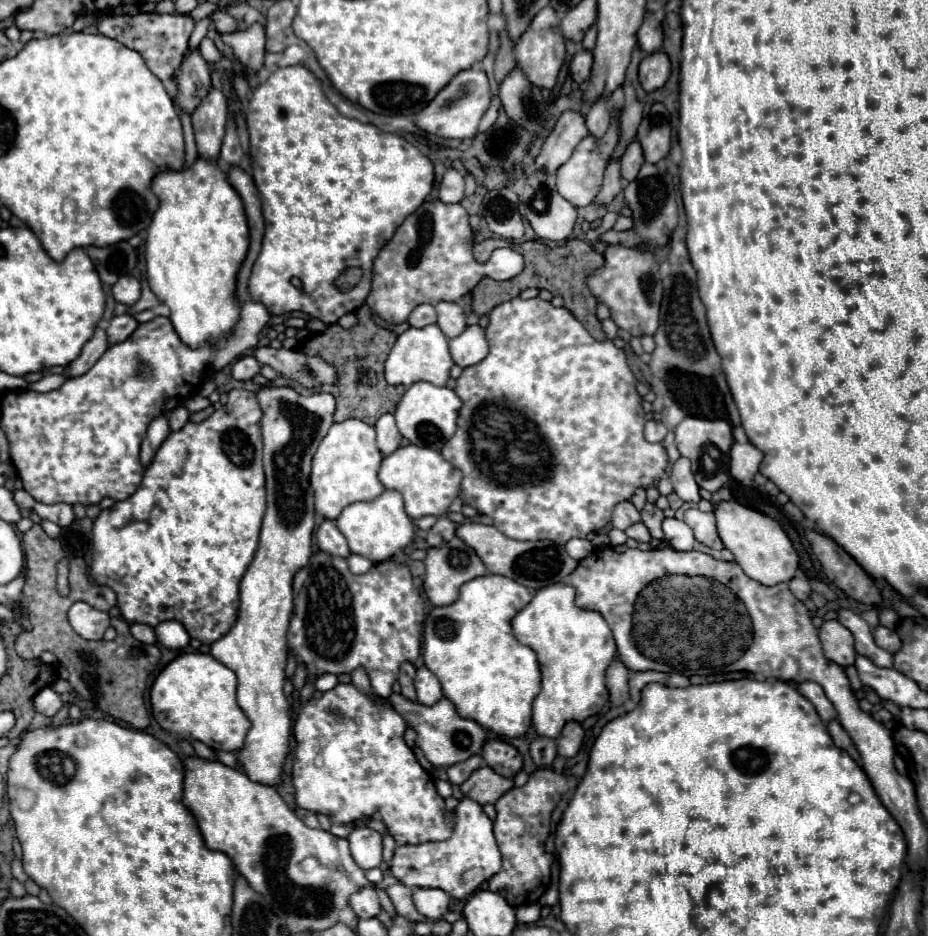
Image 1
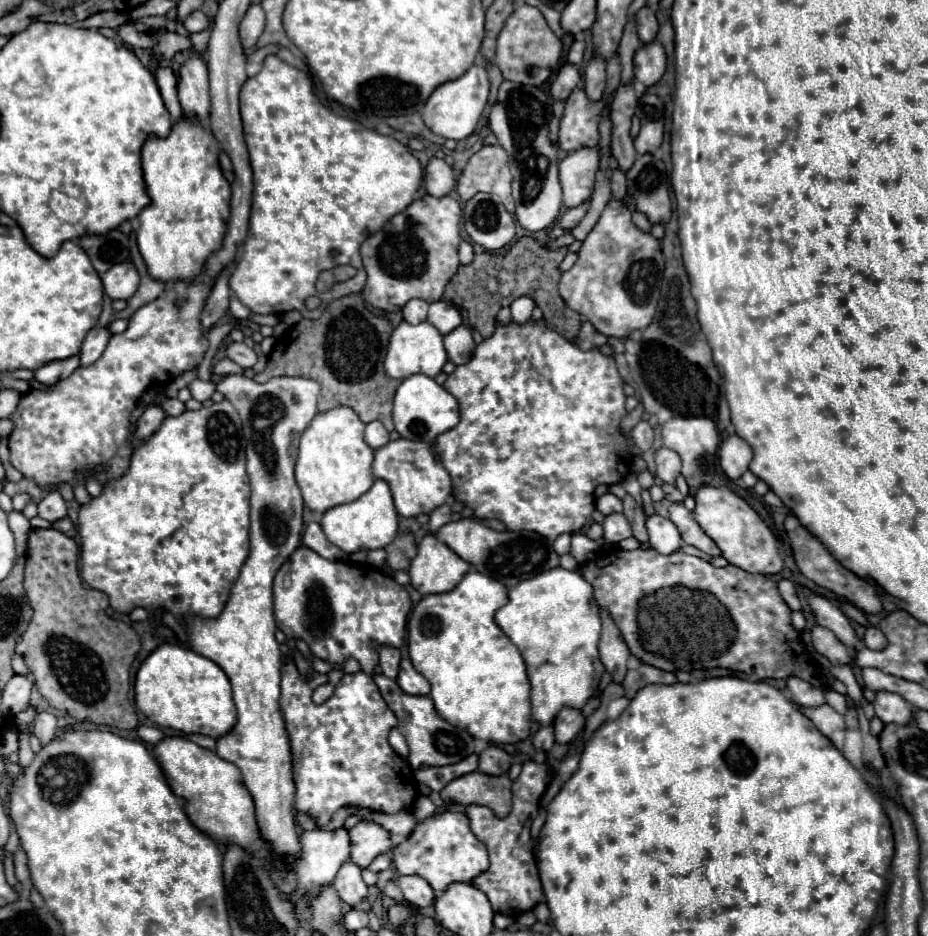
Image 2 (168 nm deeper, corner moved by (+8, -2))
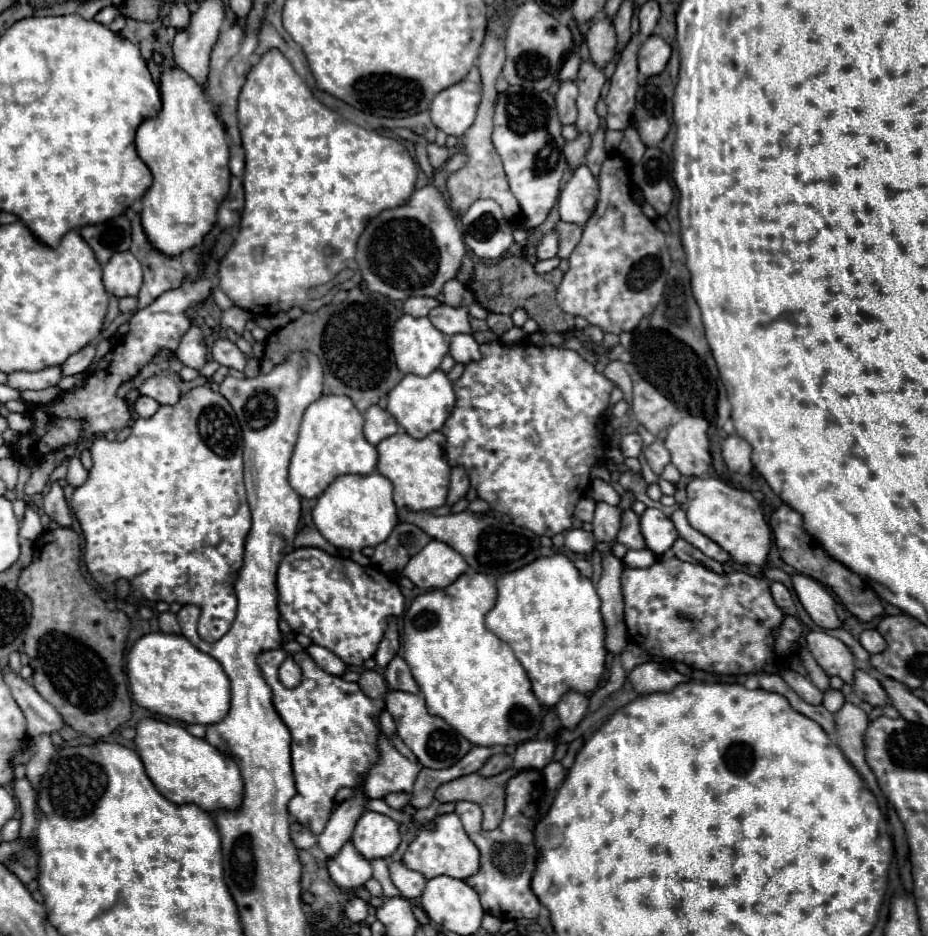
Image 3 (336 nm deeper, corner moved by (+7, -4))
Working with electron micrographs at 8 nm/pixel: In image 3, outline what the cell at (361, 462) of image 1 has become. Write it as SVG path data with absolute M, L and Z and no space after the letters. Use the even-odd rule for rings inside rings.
M329 395L311 403L303 415L299 439L289 463L289 483L305 499L317 499L325 485L341 473L369 475L377 465L377 449L363 435L363 415L345 395Z

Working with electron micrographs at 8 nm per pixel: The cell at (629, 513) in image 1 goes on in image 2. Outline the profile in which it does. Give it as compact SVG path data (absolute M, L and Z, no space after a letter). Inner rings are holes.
M604 493L602 497L598 497L596 507L602 511L602 515L610 515L610 513L616 513L616 511L622 513L622 501L612 493Z

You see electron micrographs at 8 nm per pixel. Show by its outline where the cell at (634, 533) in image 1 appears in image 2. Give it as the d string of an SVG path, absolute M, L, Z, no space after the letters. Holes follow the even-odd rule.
M612 513L612 515L606 515L604 517L604 535L602 539L606 543L618 543L622 539L628 539L632 535L632 529L628 527L628 521L622 513Z

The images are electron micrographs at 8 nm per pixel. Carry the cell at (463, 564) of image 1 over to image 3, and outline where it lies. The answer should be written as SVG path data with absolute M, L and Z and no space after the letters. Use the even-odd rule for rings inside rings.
M429 541L403 569L419 589L443 589L467 571L467 561L449 545Z

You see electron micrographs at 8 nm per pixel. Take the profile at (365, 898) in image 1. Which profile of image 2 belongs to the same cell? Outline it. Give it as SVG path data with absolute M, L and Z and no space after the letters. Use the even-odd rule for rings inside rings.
M348 861L340 867L340 871L334 879L334 889L338 891L340 899L352 907L358 905L368 895L368 887L362 879L362 869L352 861Z

